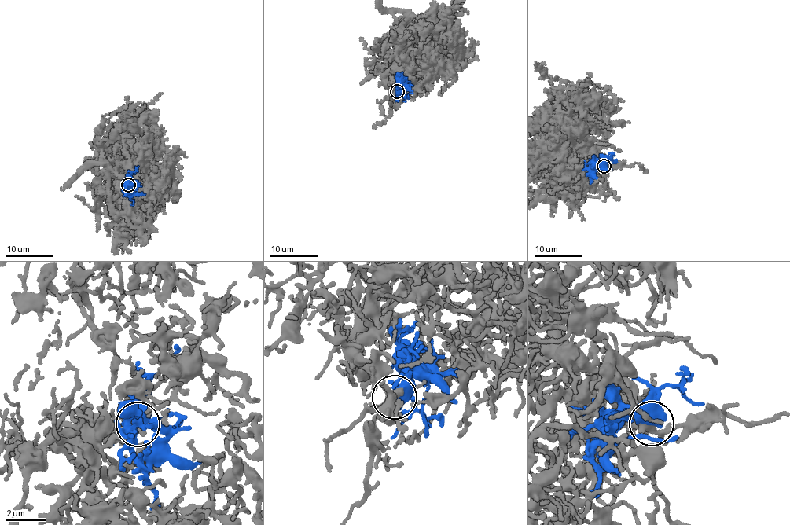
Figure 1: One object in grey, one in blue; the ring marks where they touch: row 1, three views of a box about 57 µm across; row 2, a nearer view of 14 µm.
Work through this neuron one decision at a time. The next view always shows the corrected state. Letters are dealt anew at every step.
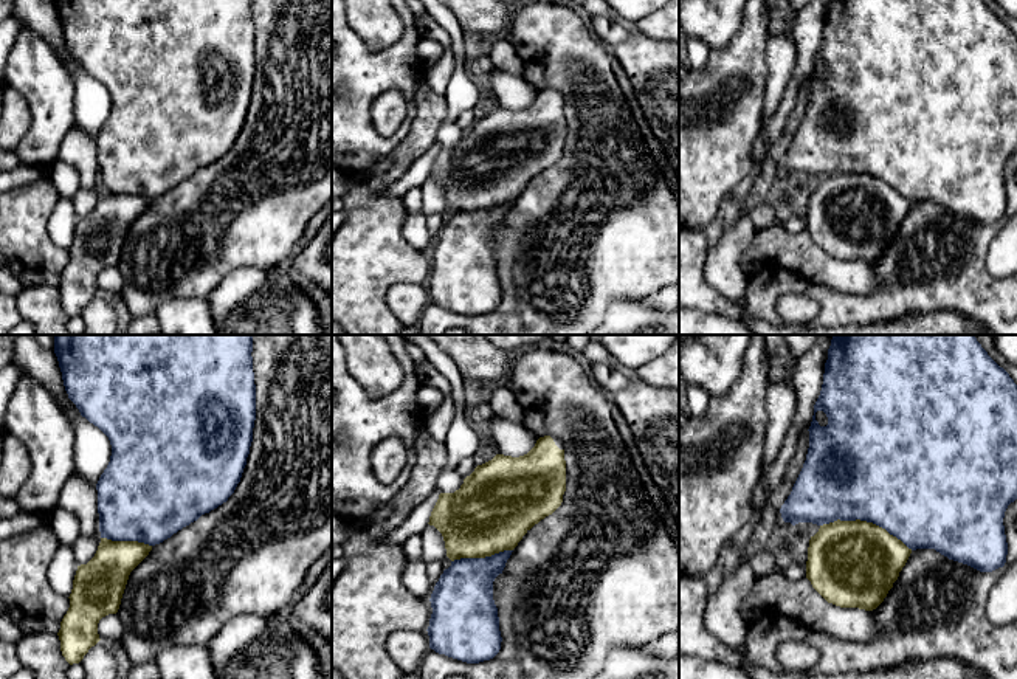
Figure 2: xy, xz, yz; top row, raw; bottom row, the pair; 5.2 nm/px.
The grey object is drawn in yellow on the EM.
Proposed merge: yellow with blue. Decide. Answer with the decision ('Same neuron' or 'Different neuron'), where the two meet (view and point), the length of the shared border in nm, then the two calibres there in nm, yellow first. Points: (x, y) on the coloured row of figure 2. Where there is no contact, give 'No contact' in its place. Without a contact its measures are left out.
Same neuron. Touches yellow at yz (865, 521). Shared border 500 nm. Thickness 440 nm (yellow) against 500 nm

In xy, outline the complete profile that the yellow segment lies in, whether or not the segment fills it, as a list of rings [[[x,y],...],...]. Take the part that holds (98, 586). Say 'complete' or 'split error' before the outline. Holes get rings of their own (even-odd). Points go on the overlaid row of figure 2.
split error; [[[54,335],[68,398],[81,415],[110,440],[112,456],[101,474],[98,513],[101,543],[95,557],[78,566],[70,608],[57,632],[65,660],[79,663],[101,639],[98,623],[116,614],[130,572],[155,544],[217,508],[240,482],[256,420],[253,335]]]

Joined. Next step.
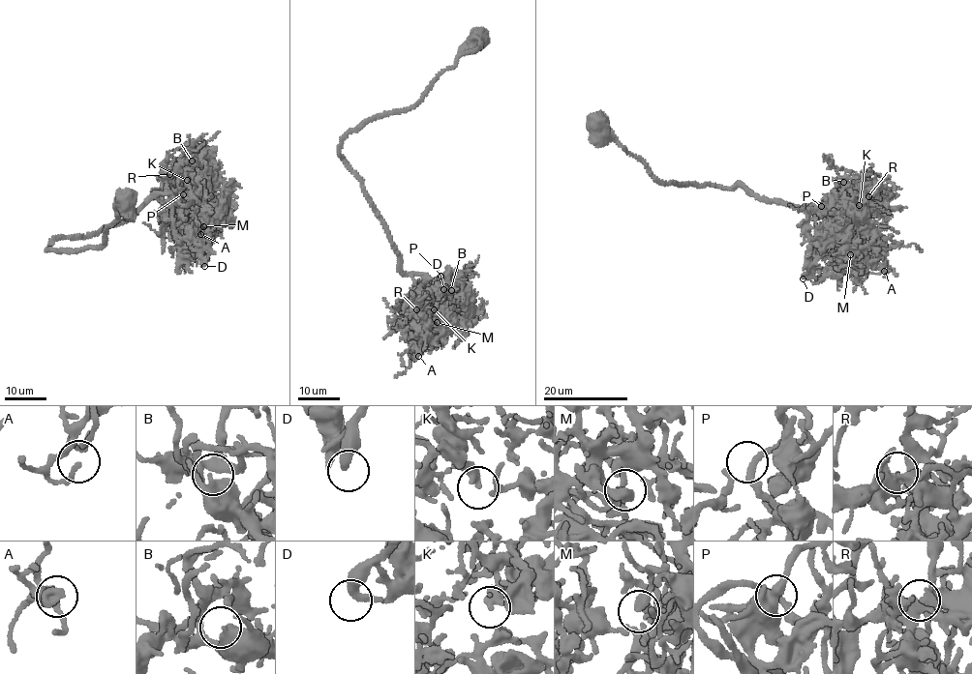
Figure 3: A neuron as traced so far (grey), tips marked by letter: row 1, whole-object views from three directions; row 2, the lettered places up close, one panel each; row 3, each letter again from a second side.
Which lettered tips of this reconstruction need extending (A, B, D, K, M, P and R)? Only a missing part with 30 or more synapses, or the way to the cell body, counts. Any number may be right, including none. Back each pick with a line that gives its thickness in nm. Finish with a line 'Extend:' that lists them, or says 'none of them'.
D: 440 nm
Extend: D

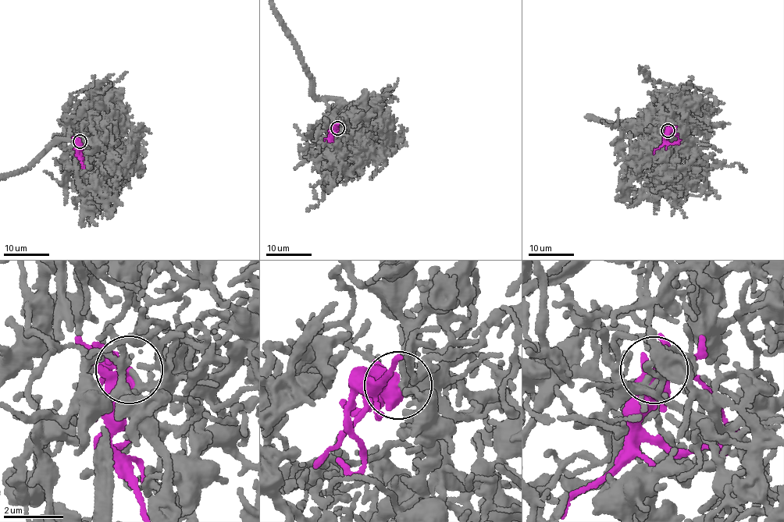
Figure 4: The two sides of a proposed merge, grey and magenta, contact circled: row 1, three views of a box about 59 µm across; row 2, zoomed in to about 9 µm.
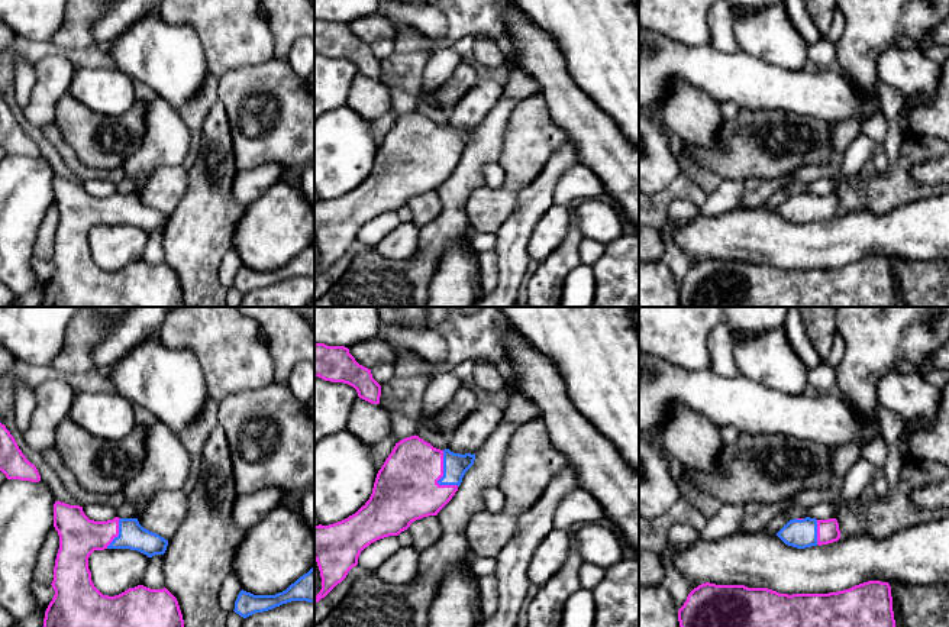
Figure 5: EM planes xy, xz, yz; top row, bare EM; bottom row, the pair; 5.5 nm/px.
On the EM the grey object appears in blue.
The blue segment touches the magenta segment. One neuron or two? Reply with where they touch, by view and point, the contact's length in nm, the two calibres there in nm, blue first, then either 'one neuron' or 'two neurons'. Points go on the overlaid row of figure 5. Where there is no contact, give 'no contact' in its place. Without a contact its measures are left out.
meets blue in xz at (442, 477); contact 220 nm long; 140 nm thick on the blue side, 360 nm on the other; one neuron

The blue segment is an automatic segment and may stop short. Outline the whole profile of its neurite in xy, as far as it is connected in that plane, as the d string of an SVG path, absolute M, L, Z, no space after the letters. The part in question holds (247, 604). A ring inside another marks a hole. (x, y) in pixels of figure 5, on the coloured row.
M314 566L285 591L275 595L254 595L242 589L235 601L233 611L246 618L255 613L264 613L291 601L314 602Z

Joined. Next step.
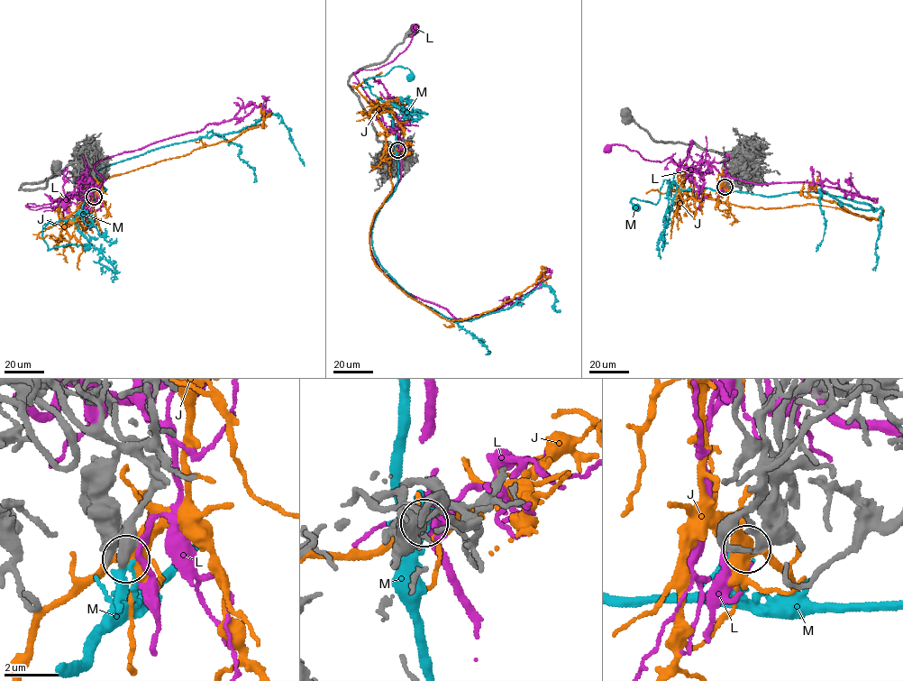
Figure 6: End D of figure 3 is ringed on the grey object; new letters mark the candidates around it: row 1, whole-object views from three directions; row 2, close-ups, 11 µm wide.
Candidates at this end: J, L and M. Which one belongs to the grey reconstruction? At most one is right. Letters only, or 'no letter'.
no letter

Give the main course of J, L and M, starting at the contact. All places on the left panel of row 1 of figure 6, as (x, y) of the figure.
J: (93, 197), (86, 205), (91, 212), (105, 204), (97, 187), (109, 178), (262, 125), (266, 117), (259, 104)
L: (95, 196), (97, 188), (86, 174), (66, 199), (25, 206), (56, 206), (64, 196), (65, 203)
M: (94, 197), (106, 189), (96, 177), (102, 168), (159, 148), (237, 133), (269, 114), (281, 116), (305, 166)

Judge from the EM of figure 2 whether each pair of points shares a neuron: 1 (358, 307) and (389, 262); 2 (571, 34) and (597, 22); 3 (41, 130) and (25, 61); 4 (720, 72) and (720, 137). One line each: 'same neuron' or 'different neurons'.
1: same neuron
2: different neurons
3: same neuron
4: same neuron

